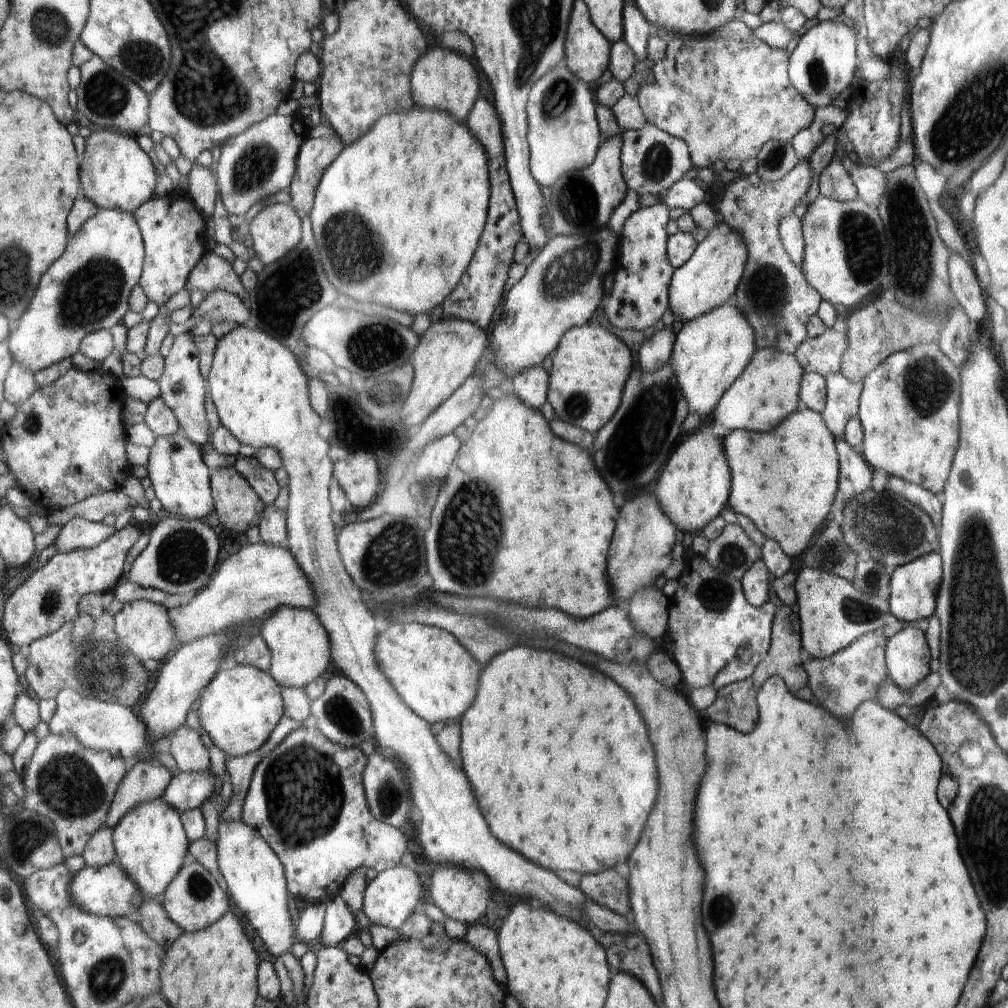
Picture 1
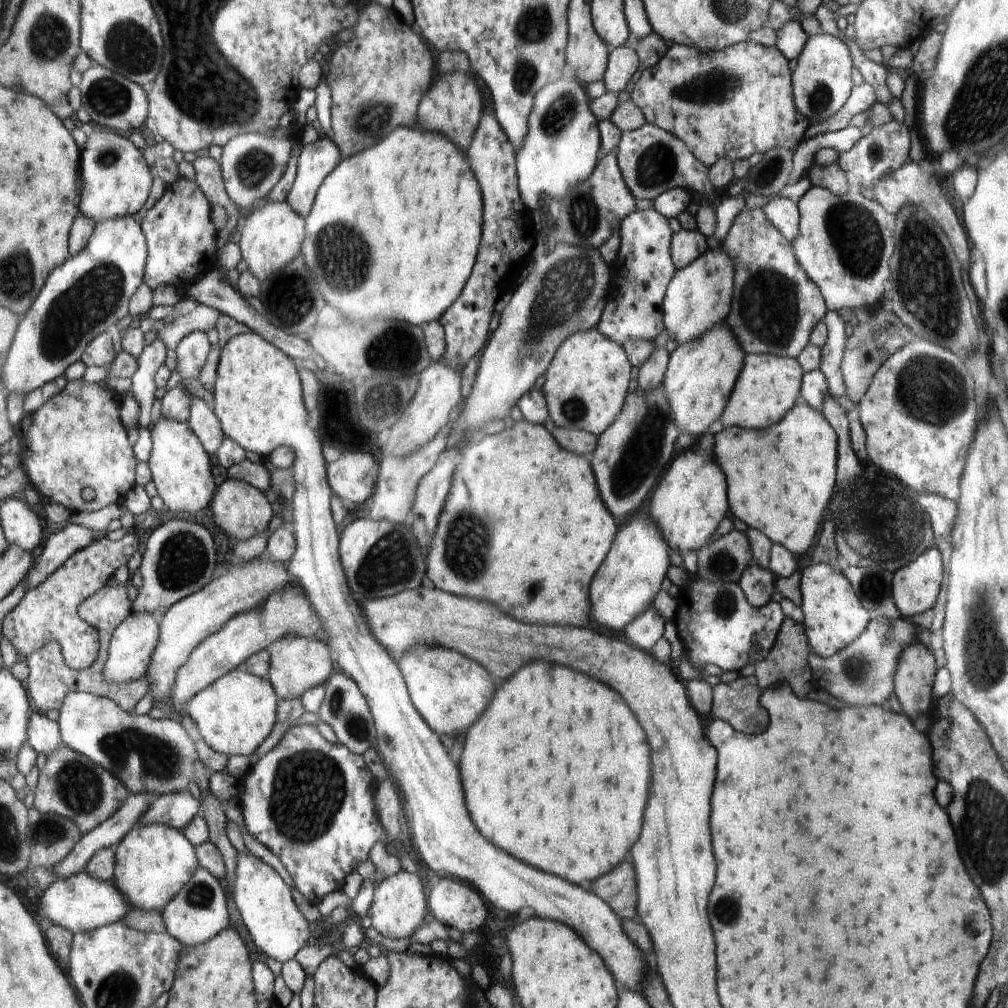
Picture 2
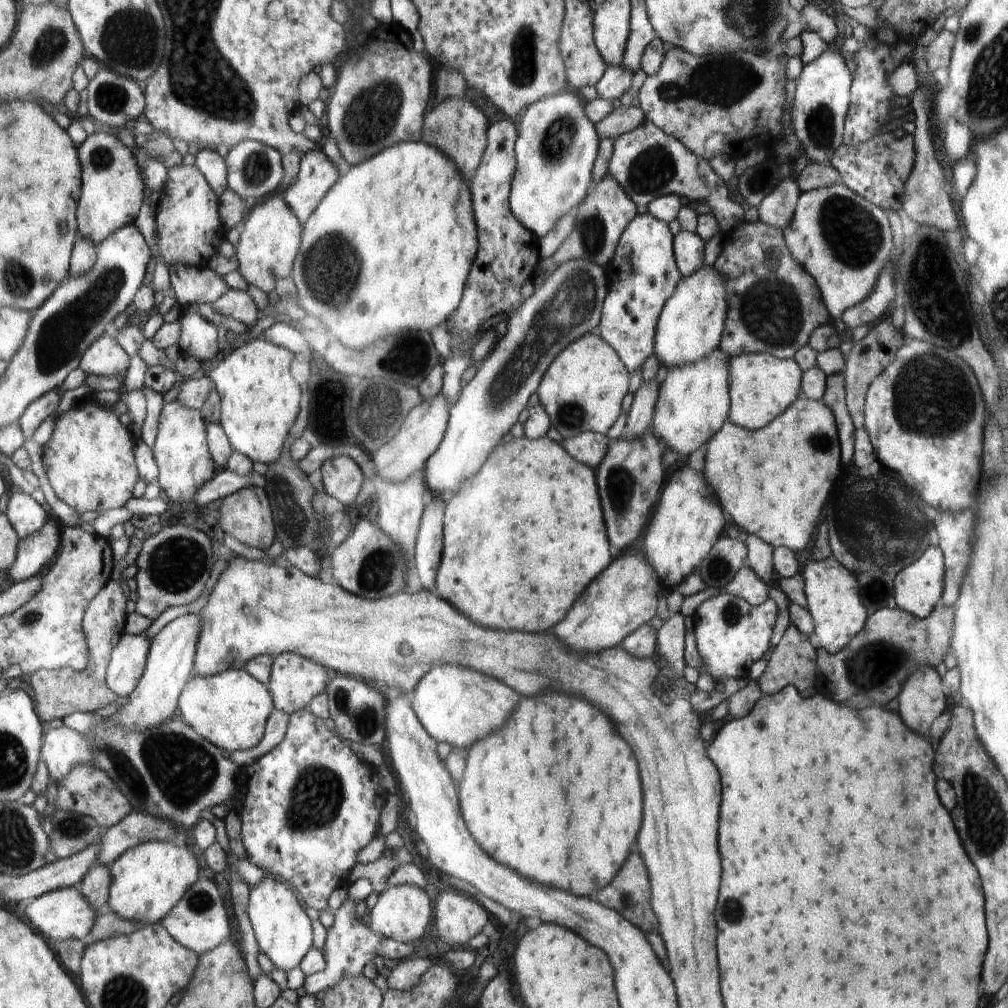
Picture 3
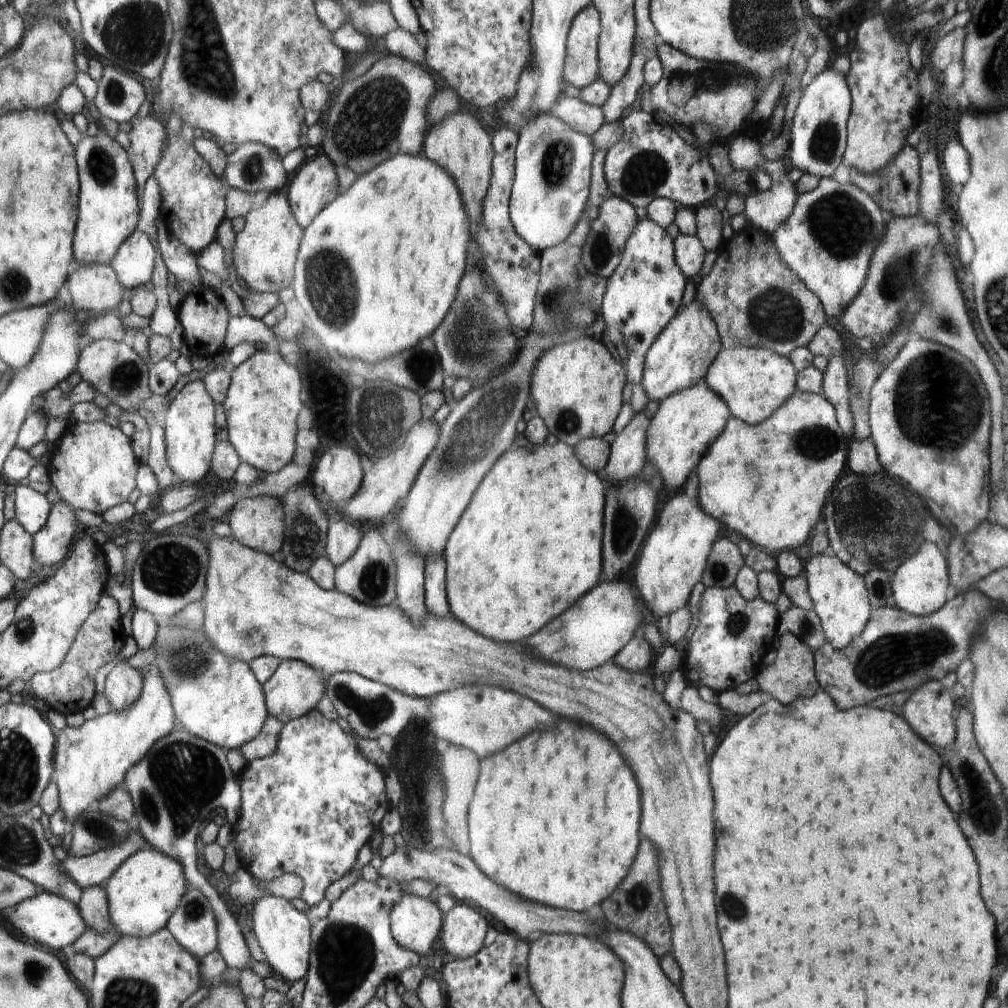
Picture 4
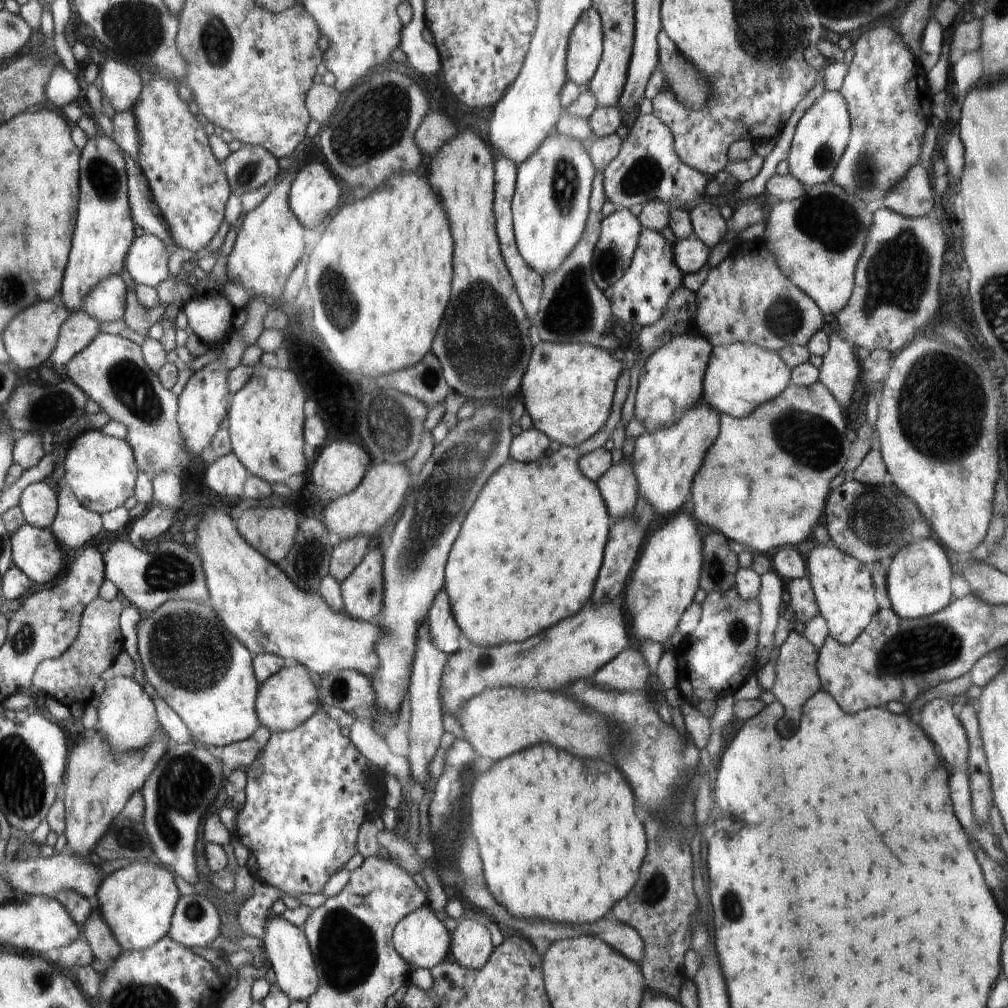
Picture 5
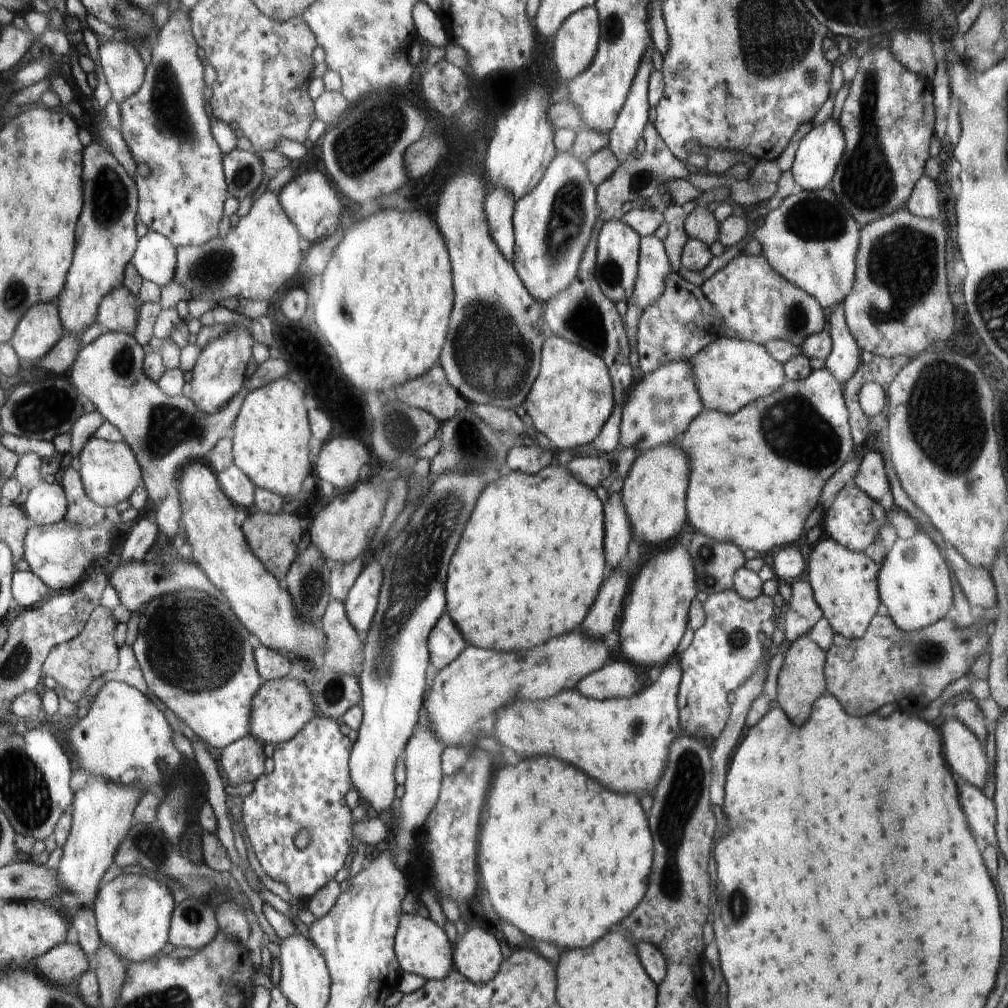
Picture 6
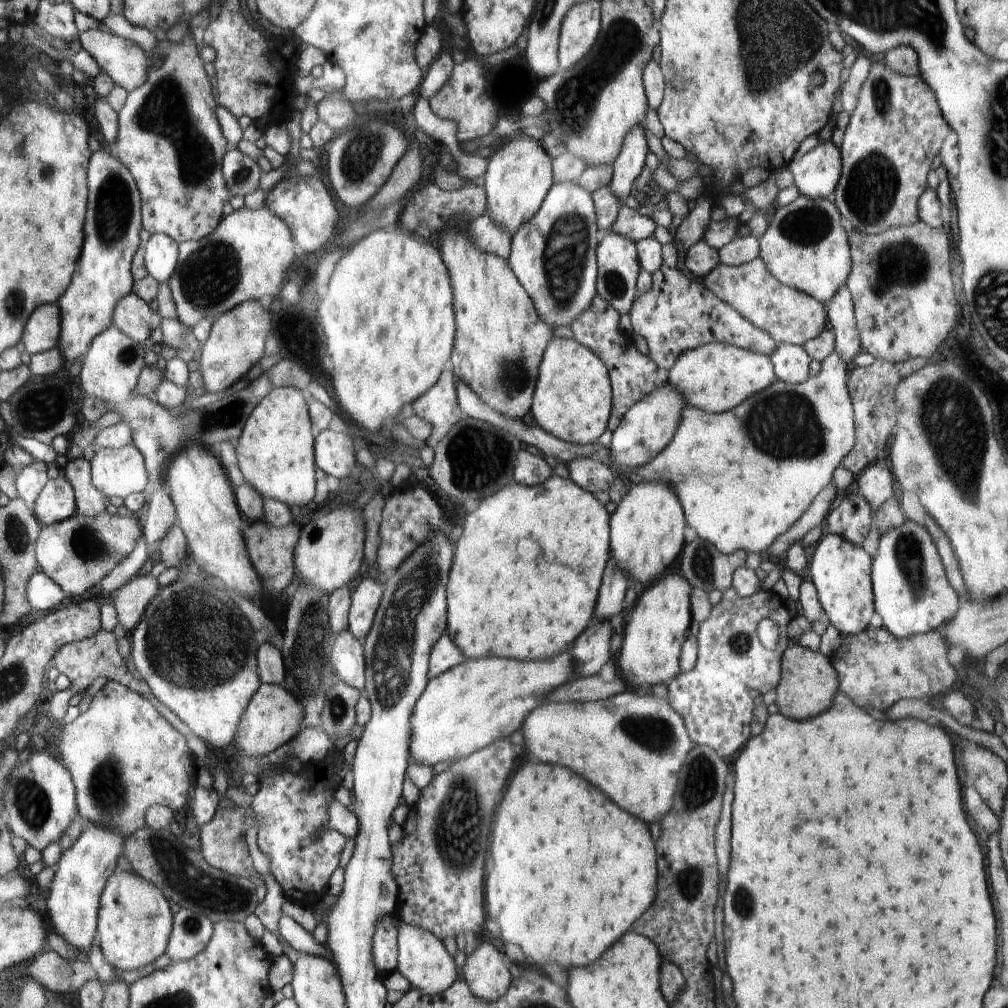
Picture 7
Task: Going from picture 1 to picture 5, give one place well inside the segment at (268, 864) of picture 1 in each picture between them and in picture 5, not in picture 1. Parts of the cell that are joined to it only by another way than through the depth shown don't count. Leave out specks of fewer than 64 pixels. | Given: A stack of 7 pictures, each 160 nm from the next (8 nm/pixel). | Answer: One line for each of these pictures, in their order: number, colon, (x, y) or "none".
2: (277, 927)
3: (283, 932)
4: (283, 933)
5: (289, 955)

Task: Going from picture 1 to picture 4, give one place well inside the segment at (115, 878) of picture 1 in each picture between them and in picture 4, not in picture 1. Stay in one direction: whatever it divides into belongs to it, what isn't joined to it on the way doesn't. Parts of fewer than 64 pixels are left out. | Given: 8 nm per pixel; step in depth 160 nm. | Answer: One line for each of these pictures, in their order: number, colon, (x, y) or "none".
2: (80, 903)
3: (63, 914)
4: (55, 922)

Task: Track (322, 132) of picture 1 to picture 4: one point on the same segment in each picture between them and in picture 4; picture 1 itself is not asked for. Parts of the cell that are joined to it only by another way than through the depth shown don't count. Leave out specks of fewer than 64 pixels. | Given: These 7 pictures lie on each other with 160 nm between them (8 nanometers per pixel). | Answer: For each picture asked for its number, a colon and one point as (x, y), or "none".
2: (316, 162)
3: (317, 174)
4: (314, 185)

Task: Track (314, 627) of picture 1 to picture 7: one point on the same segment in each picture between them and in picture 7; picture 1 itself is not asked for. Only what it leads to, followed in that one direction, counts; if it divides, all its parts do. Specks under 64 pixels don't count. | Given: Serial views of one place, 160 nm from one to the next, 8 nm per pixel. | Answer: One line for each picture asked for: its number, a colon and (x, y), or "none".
2: (298, 664)
3: (295, 680)
4: (295, 688)
5: (286, 700)
6: (281, 709)
7: (273, 717)

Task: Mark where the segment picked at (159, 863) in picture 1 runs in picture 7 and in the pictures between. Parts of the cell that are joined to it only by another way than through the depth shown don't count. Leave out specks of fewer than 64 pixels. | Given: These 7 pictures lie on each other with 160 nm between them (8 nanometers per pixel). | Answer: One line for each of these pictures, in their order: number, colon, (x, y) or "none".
2: (152, 863)
3: (147, 881)
4: (143, 893)
5: (136, 902)
6: (133, 912)
7: (134, 923)

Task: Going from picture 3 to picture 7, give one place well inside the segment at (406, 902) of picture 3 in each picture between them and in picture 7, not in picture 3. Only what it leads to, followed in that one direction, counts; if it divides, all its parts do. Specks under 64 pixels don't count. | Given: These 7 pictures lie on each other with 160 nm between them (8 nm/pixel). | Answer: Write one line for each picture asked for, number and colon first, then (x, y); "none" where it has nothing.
4: (416, 922)
5: (421, 939)
6: (422, 948)
7: (423, 961)

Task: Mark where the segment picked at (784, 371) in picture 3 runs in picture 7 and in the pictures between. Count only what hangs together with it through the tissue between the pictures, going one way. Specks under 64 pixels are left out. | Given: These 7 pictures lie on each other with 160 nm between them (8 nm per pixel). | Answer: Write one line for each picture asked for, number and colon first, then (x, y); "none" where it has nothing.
4: (753, 382)
5: (740, 377)
6: (731, 373)
7: (715, 377)

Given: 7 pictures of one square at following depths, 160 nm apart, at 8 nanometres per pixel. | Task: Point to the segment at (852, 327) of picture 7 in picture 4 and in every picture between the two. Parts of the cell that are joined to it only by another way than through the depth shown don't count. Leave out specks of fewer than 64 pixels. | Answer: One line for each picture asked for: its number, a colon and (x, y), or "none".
4: (836, 390)
5: (840, 371)
6: (845, 355)

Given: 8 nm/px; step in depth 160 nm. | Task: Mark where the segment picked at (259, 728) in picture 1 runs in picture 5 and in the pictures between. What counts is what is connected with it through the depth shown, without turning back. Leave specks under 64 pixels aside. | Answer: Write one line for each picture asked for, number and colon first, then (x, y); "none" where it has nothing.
2: (235, 714)
3: (231, 709)
4: (216, 698)
5: (197, 666)

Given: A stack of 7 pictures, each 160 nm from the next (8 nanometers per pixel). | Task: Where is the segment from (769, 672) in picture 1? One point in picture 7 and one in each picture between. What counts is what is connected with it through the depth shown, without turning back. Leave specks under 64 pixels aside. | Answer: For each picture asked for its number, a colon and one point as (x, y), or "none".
2: (788, 662)
3: (792, 662)
4: (791, 675)
5: (796, 681)
6: (800, 683)
7: (809, 681)

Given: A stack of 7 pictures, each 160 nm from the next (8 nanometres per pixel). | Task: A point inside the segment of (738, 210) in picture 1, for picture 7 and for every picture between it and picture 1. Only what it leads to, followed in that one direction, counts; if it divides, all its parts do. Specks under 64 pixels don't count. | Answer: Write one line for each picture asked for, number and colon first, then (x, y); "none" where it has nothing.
2: (775, 306)
3: (774, 305)
4: (756, 301)
5: (746, 298)
6: (757, 304)
7: (789, 316)

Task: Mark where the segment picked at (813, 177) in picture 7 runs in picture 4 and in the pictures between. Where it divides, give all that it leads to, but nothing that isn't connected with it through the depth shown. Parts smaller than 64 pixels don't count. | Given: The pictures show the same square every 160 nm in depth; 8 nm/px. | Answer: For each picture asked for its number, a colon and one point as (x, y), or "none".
4: (819, 132)
5: (822, 134)
6: (819, 154)

